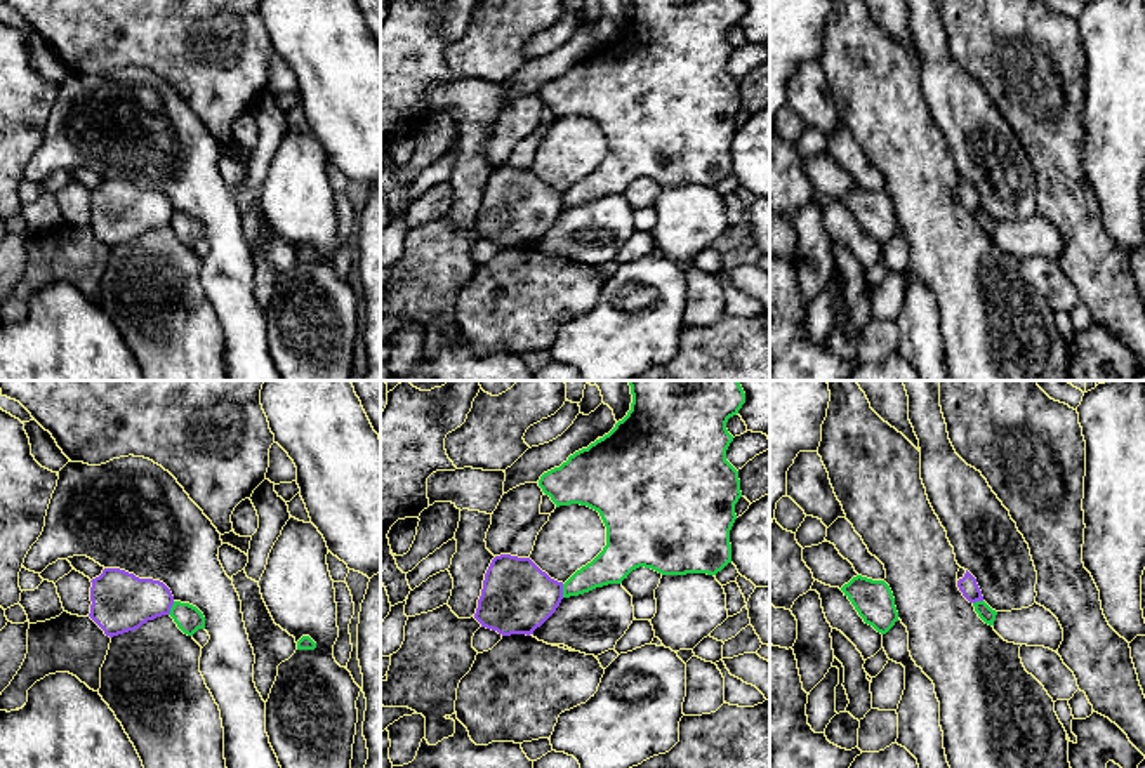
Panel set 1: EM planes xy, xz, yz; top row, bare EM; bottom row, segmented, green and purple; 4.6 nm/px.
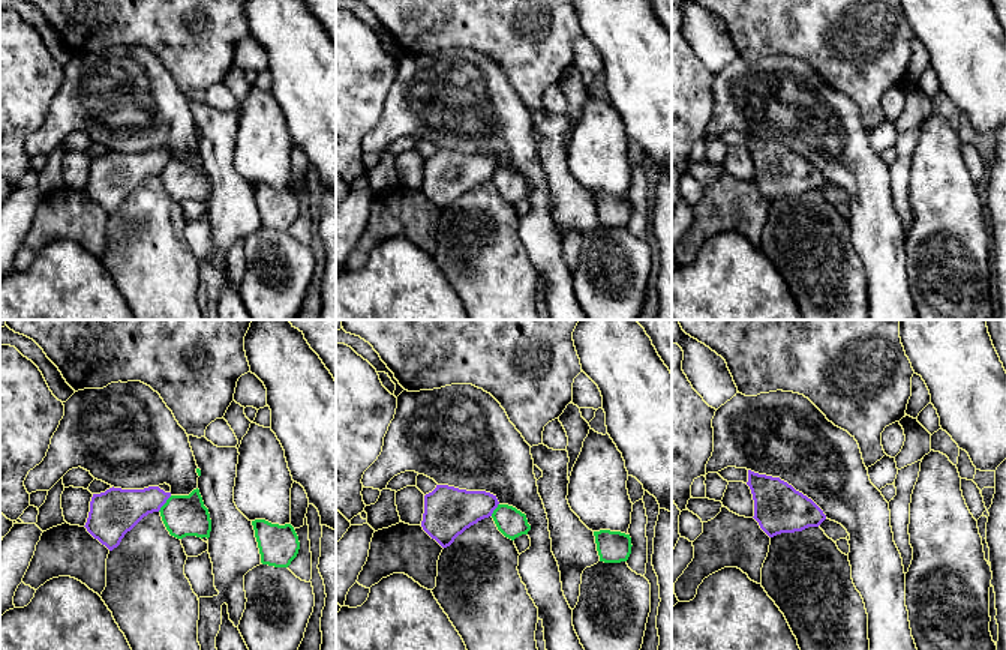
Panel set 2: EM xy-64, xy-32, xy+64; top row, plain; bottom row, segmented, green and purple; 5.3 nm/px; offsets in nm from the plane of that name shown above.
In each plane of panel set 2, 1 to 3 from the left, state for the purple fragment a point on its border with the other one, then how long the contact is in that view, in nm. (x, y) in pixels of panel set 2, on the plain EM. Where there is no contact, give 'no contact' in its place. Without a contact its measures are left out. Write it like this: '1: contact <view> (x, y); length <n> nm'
1: contact xy-64 (165, 167); length 120 nm
2: contact xy-32 (495, 173); length 80 nm
3: no contact

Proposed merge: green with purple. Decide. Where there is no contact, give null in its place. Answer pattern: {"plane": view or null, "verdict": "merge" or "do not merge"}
{"plane": "xy", "verdict": "do not merge"}

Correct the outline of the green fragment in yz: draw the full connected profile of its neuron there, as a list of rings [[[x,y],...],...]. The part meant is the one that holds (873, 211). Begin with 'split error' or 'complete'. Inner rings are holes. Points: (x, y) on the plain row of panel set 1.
complete | [[[857,186],[841,202],[877,243],[886,245],[898,231],[893,203],[884,191]]]

